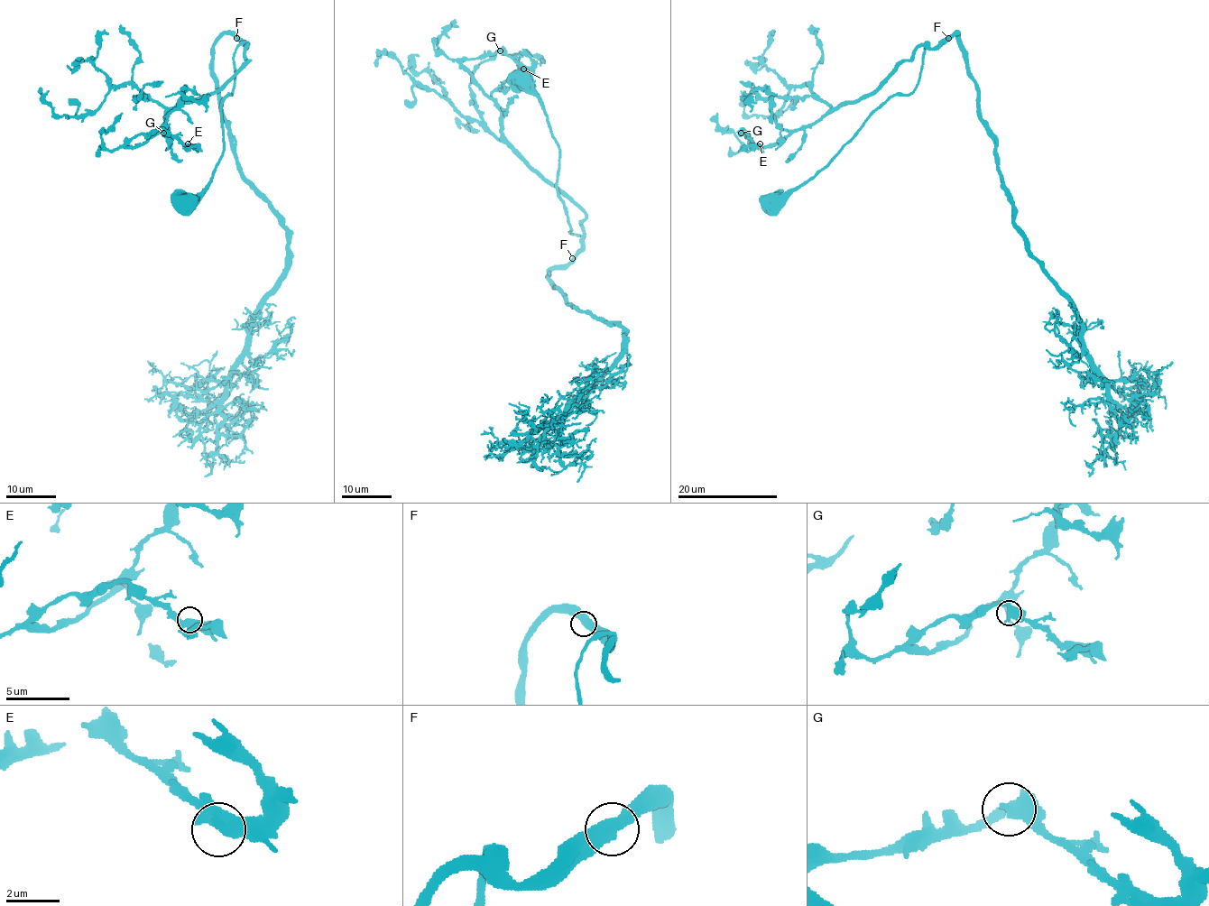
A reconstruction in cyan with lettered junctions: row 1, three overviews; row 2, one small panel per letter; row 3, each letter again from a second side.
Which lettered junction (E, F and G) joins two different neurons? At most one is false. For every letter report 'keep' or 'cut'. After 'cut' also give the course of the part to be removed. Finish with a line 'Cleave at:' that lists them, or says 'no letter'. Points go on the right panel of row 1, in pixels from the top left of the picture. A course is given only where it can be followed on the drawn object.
E: keep
F: keep
G: keep
Cleave at: no letter

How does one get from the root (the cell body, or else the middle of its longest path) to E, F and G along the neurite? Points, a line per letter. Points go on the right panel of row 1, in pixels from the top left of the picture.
E: (770, 202), (913, 90), (926, 43), (872, 93), (778, 143), (754, 146), (741, 130), (760, 143)
F: (770, 202), (773, 196), (812, 180), (891, 97), (909, 94), (919, 77), (925, 44), (938, 48), (948, 38)
G: (770, 202), (812, 180), (891, 97), (913, 90), (926, 43), (872, 93), (778, 143), (754, 146), (741, 133)

